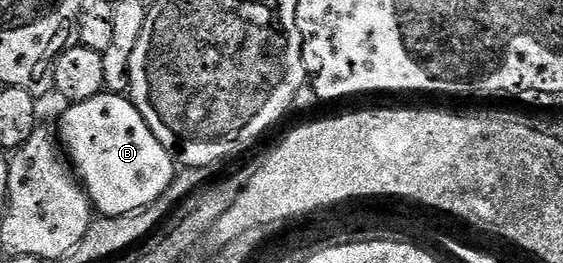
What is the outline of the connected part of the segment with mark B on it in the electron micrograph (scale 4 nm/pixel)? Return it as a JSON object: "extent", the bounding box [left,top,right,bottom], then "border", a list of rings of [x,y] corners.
{"extent":[58,93,178,216],"border":[[[101,93],[65,108],[58,126],[58,142],[80,186],[101,216],[132,215],[136,211],[143,211],[158,201],[166,189],[170,189],[170,181],[174,181],[178,164],[164,148],[162,141],[154,137],[150,125],[146,125],[146,117],[138,113],[127,94]]]}

